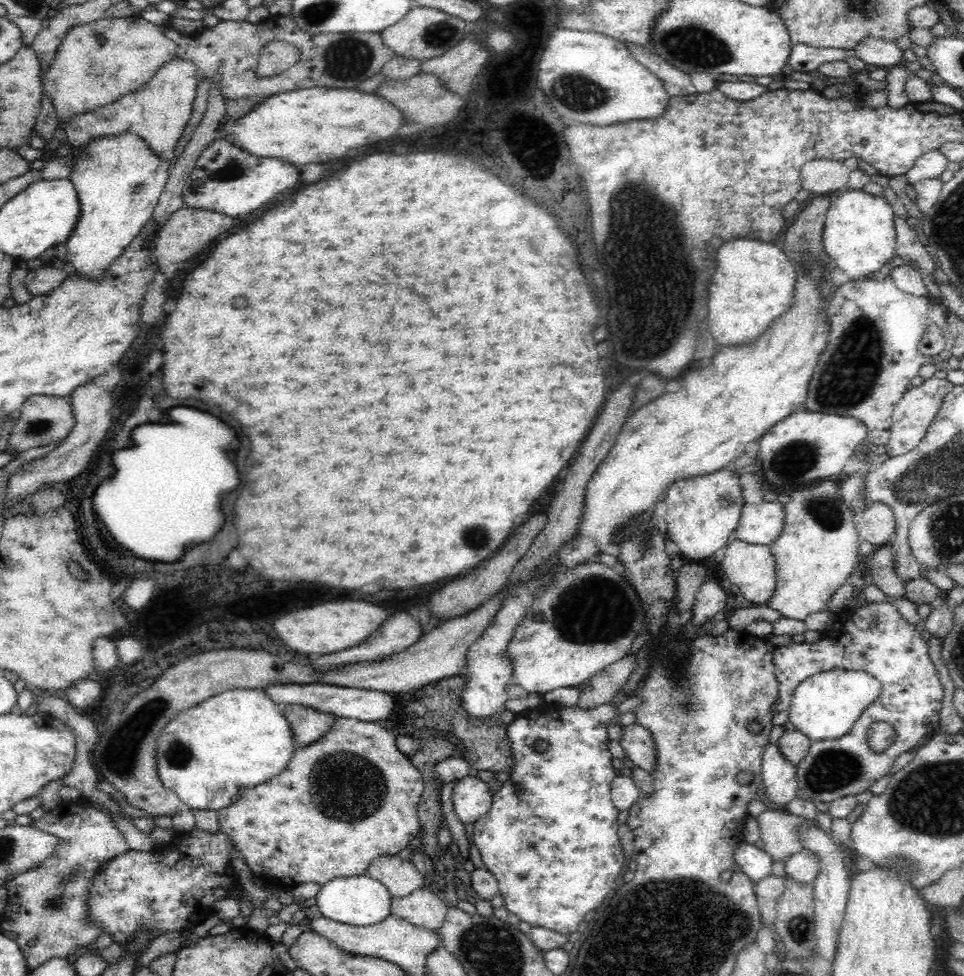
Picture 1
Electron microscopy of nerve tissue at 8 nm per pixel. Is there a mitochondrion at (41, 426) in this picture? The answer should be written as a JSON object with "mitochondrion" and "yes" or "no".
{"mitochondrion":"yes"}

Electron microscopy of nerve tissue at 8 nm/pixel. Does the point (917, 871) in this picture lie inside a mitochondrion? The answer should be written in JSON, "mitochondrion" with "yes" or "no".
{"mitochondrion":"no"}

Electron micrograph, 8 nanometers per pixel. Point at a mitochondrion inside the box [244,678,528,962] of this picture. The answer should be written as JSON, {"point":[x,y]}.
{"point":[345,786]}

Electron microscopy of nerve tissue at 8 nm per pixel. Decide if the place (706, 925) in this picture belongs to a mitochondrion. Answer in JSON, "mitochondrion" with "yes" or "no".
{"mitochondrion":"yes"}

